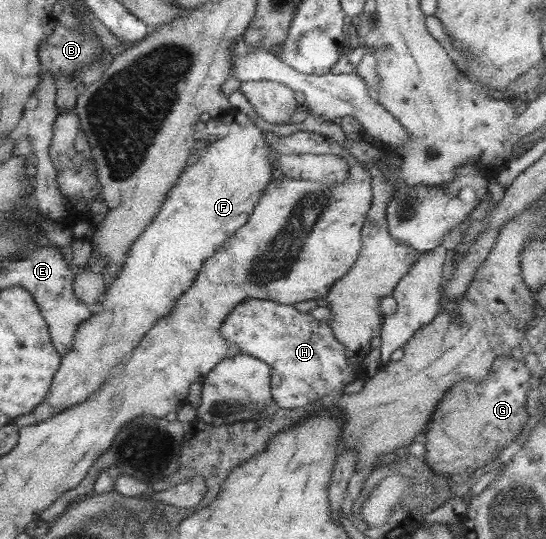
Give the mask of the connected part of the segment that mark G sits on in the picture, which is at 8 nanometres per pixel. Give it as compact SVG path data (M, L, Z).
M511 356L499 357L491 363L487 376L481 382L469 378L459 380L443 395L437 403L433 415L427 421L425 432L420 439L424 446L424 461L439 475L448 475L454 484L465 482L469 476L489 464L496 458L497 452L518 436L529 418L525 410L525 396L530 387L530 374L523 361L514 360Z

